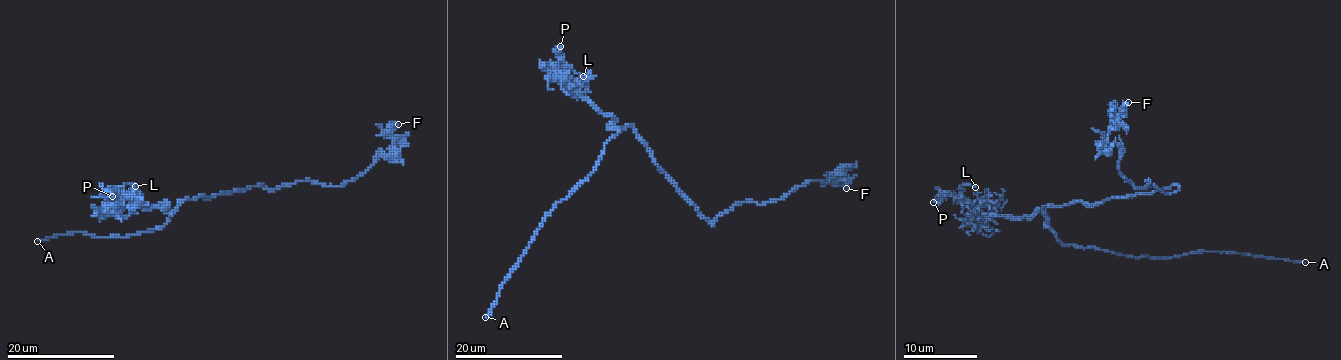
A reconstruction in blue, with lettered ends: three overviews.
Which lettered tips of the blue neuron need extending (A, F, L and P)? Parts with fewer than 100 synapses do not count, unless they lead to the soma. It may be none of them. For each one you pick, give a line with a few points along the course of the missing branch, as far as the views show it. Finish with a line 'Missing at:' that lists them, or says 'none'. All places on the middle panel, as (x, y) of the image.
Missing at: A

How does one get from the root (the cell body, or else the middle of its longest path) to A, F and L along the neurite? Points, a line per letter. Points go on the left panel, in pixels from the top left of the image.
A: (205, 196), (185, 199), (162, 227), (154, 230), (125, 237), (71, 233), (37, 241)
F: (205, 196), (260, 184), (278, 190), (304, 180), (342, 186), (384, 153), (390, 155), (389, 133), (398, 124)
L: (205, 196), (185, 199), (169, 214), (161, 208), (165, 203), (122, 207), (108, 194), (112, 187), (135, 186)

